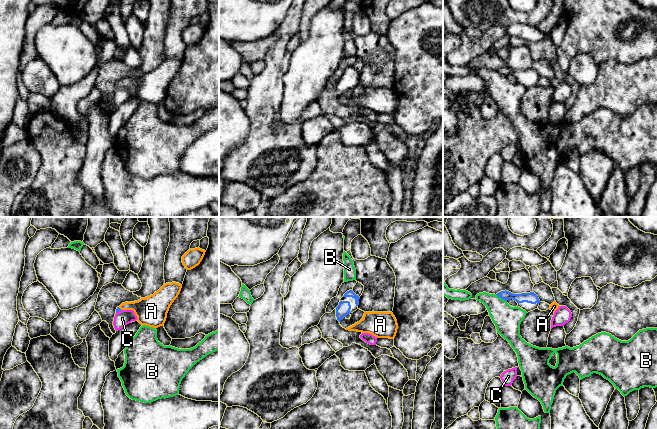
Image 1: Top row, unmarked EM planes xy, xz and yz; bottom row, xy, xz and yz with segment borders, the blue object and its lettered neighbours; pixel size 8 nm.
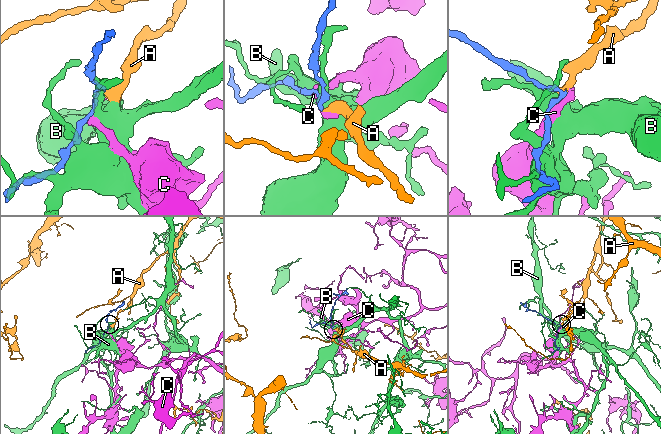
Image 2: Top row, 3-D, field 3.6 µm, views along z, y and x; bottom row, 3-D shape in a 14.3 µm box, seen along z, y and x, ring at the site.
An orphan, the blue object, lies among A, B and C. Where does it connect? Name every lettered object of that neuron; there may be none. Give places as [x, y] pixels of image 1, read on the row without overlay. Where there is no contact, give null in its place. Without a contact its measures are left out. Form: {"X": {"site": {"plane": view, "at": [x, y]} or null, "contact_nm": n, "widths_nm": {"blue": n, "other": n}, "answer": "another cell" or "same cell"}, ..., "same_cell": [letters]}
{"A": {"site": {"plane": "xy", "at": [119, 84]}, "contact_nm": 40, "widths_nm": {"blue": 40, "other": 240}, "answer": "same cell"}, "B": {"site": {"plane": "yz", "at": [501, 74]}, "contact_nm": 110, "widths_nm": {"blue": 90, "other": 220}, "answer": "another cell"}, "C": {"site": {"plane": "xy", "at": [118, 87]}, "contact_nm": 50, "widths_nm": {"blue": 40, "other": 120}, "answer": "another cell"}, "same_cell": ["A"]}

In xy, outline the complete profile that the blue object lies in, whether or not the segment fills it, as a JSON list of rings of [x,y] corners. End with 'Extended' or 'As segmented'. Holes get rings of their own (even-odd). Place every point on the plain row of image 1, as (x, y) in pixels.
[[[166,59],[153,71],[138,77],[122,79],[117,83],[116,89],[121,86],[133,86],[142,102],[156,105],[164,101],[169,84],[178,73],[181,64],[182,61],[179,59]]]. Extended

